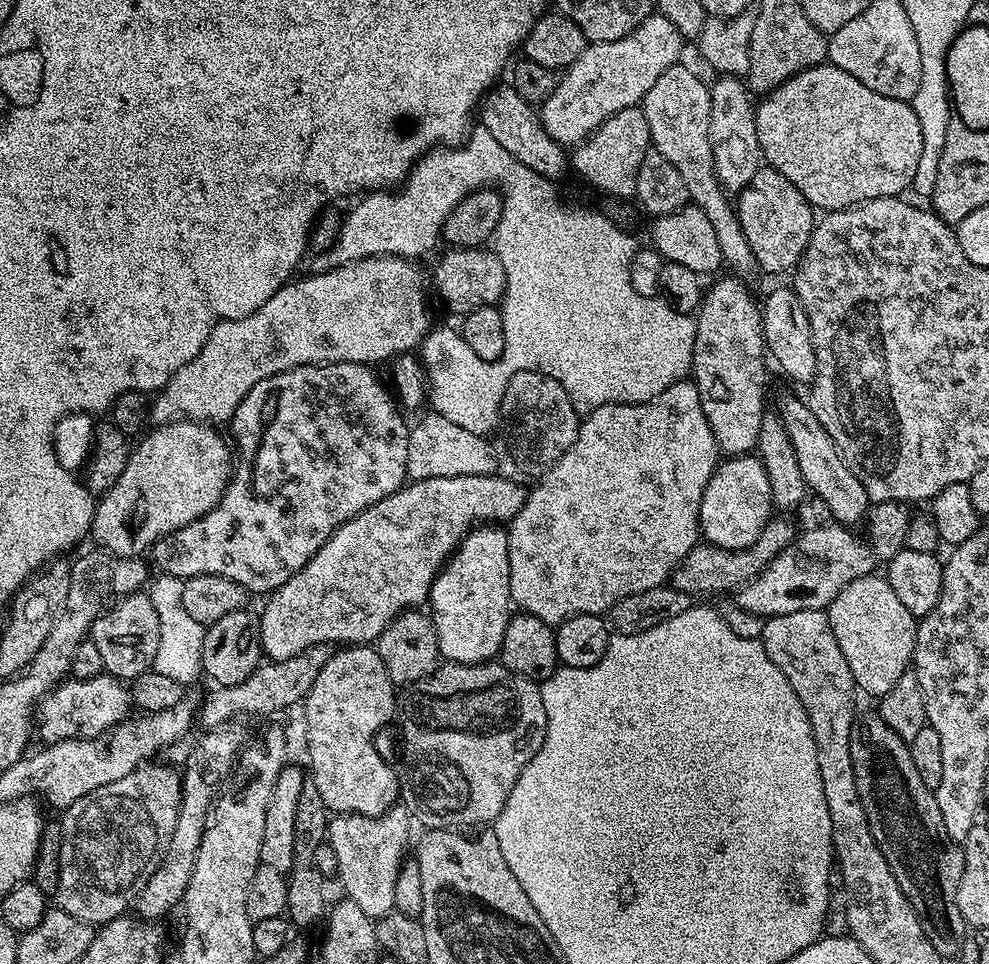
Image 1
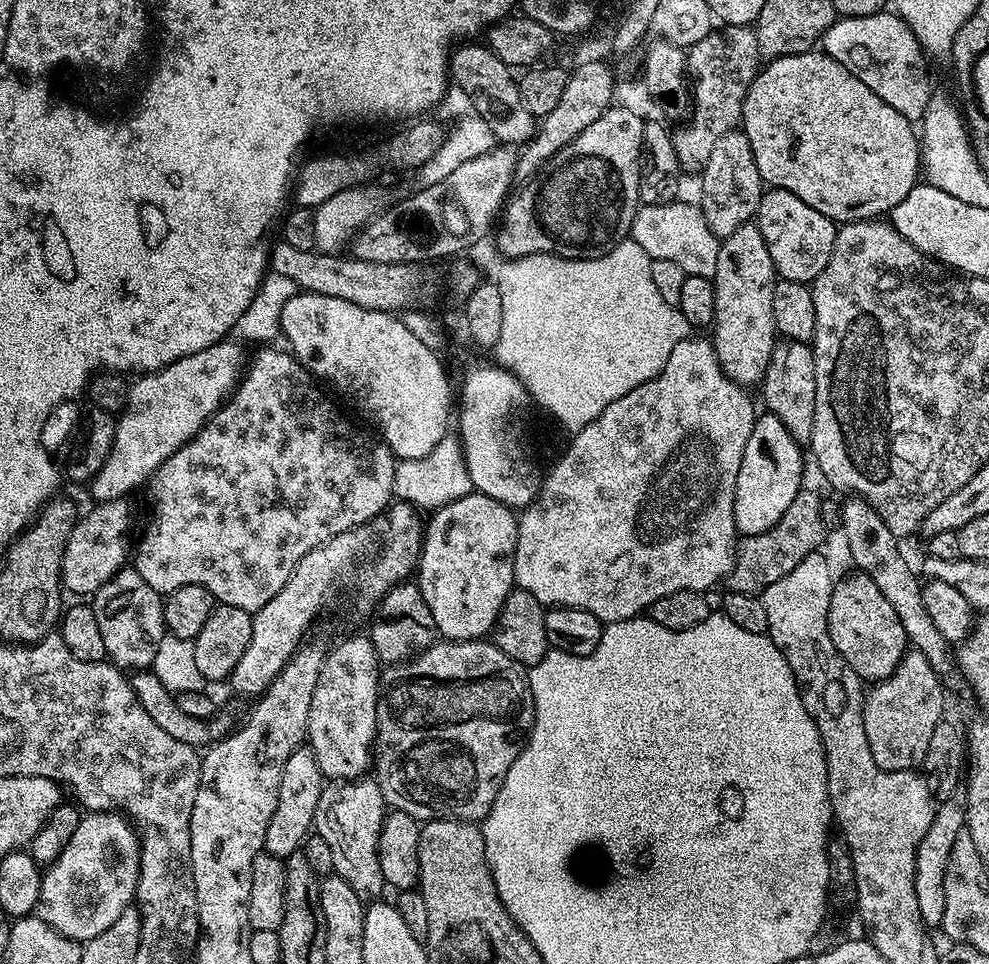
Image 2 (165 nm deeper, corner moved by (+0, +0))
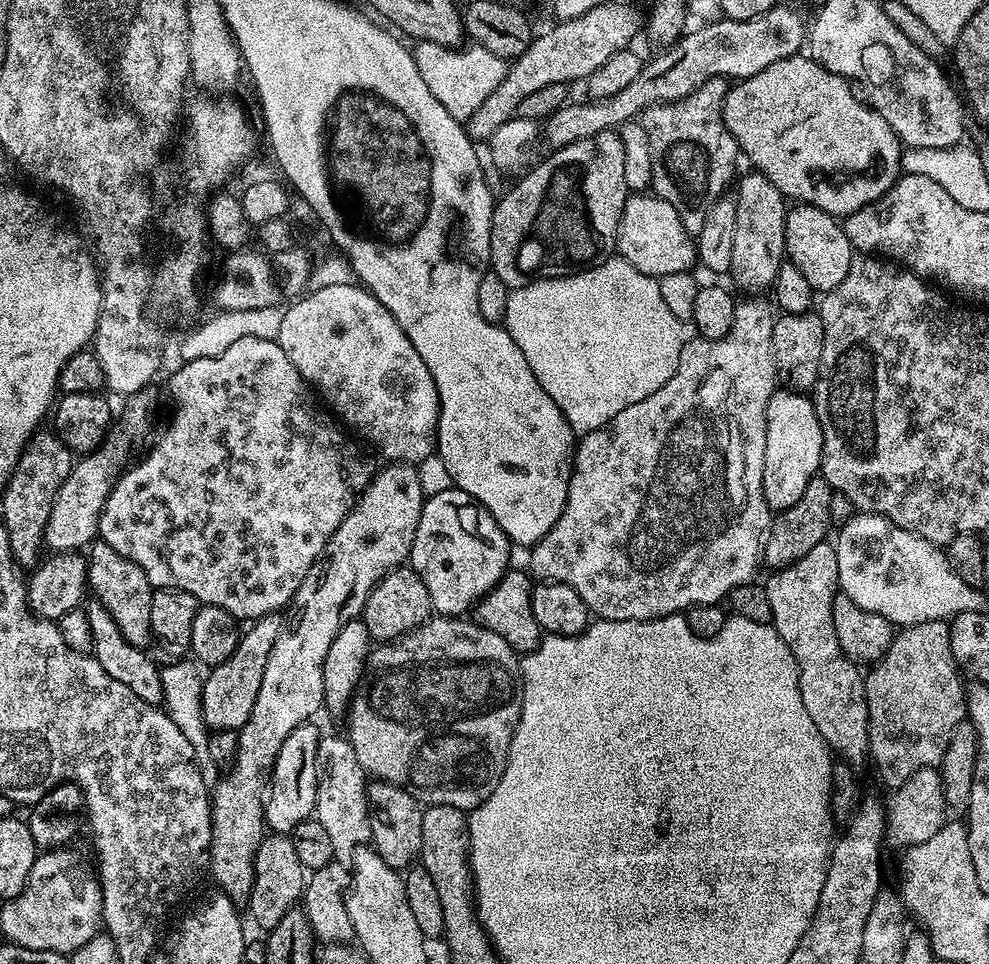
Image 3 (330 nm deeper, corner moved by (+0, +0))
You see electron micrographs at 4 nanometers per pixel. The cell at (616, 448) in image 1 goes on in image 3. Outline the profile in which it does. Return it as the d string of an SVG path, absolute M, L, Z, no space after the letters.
M760 298L744 299L748 300L741 299L739 303L737 303L734 326L730 330L730 334L726 334L717 340L694 338L682 350L682 358L678 358L678 370L674 370L674 378L670 378L670 382L666 382L666 386L662 386L662 390L654 390L654 394L650 394L650 398L642 398L642 402L634 402L634 406L626 406L626 410L622 410L622 414L614 414L614 418L609 424L603 424L601 428L588 430L579 437L574 453L568 501L564 507L563 514L558 518L558 522L555 526L552 527L538 543L531 545L532 568L530 567L530 572L537 581L547 582L553 580L554 582L562 582L566 586L578 590L582 602L586 602L588 611L593 617L601 620L657 620L660 616L671 616L673 614L683 613L685 610L698 604L720 604L721 601L727 597L728 592L734 590L734 586L753 583L755 576L752 575L755 574L756 567L761 567L762 549L766 533L770 527L770 509L764 498L764 491L762 490L762 466L764 465L764 455L766 454L766 406L770 402L773 392L777 391L778 388L778 384L776 384L778 369L776 366L774 346L772 345L773 305L769 303L769 301L768 305L764 300L756 300Z

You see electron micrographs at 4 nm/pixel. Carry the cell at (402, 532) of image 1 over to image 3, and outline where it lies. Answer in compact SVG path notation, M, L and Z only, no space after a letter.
M279 615L262 616L251 621L252 628L243 633L239 646L230 654L226 662L215 665L209 676L203 677L202 714L205 725L212 730L239 730L246 718L250 718L250 710L254 710L254 701L258 699L258 686L262 686L262 670L266 670L266 662L274 642L282 631Z

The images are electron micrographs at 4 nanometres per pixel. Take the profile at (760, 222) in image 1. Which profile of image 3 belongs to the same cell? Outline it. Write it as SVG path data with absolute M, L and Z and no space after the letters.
M803 202L789 207L784 250L787 259L794 266L798 266L798 270L802 270L806 282L810 282L813 293L816 294L834 290L834 286L838 286L838 283L846 278L854 255L852 243L849 242L841 221L828 212Z

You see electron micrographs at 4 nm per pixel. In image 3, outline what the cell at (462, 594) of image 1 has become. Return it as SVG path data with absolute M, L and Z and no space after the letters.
M451 486L425 499L412 543L410 567L416 571L418 578L422 578L422 582L426 582L433 613L460 618L471 613L476 603L509 571L508 548L510 541L502 526L494 522L494 518L473 496Z

